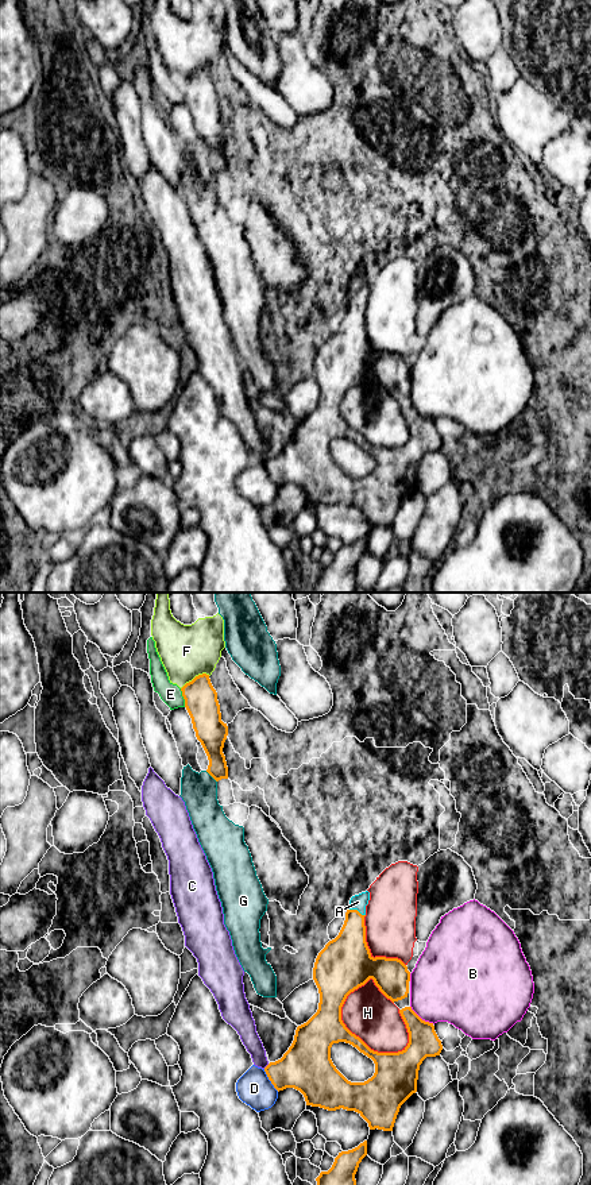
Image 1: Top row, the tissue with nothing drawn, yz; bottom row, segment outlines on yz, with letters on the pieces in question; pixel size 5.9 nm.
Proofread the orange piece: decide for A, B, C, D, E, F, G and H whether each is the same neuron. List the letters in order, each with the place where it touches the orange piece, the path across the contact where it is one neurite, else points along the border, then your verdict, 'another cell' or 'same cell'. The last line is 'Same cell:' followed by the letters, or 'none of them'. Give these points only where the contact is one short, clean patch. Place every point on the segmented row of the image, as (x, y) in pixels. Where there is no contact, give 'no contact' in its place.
A: meets orange in yz at (356, 910); same cell
B: meets orange in yz at (420, 1018); another cell
C: meets orange in yz at (267, 1065); another cell
D: meets orange in yz at (269, 1079); another cell
E: meets orange in yz at (184, 698); another cell
F: meets orange in yz at (196, 676); another cell
G: meets orange in yz at (211, 775); another cell
H: meets orange in yz at (346, 1027); another cell
Same cell: A

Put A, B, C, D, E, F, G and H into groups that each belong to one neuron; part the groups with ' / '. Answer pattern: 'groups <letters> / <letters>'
groups A / B / C G / D / E / F / H

